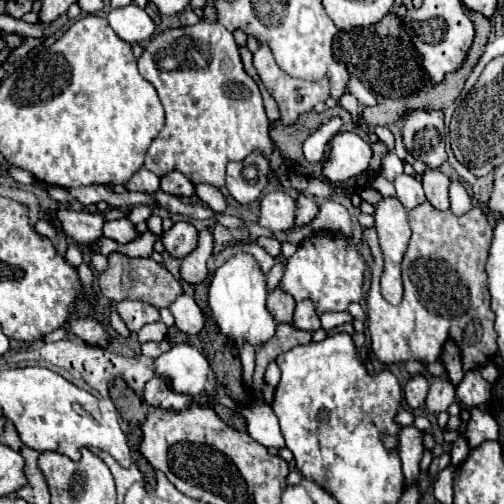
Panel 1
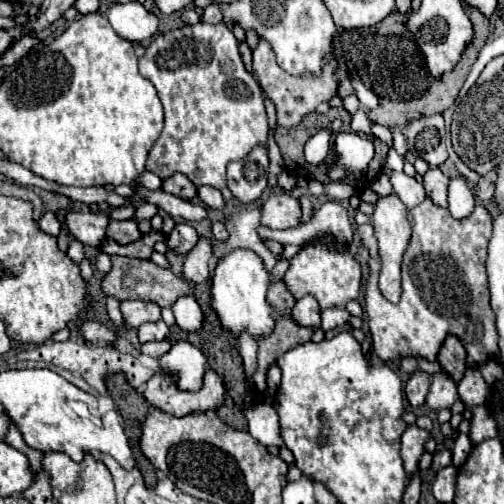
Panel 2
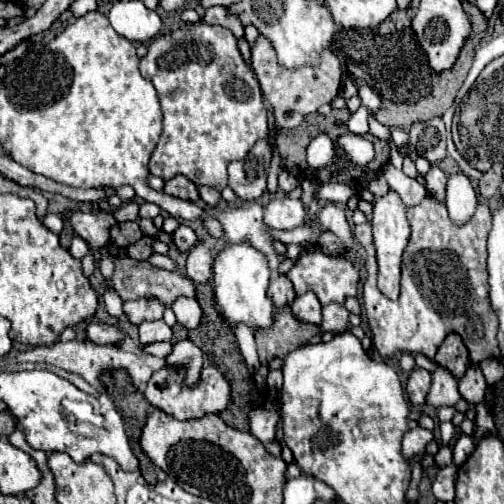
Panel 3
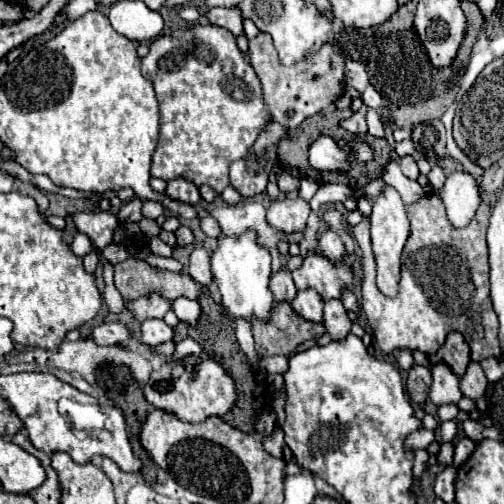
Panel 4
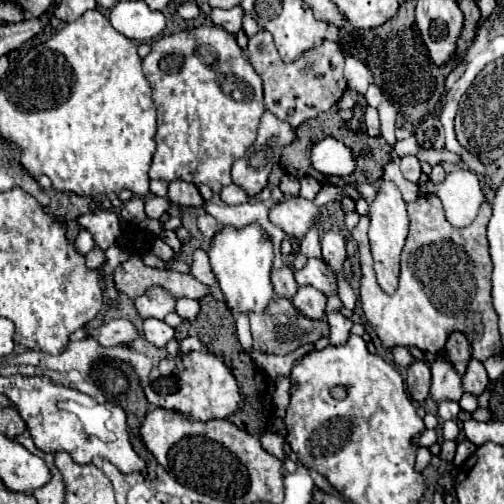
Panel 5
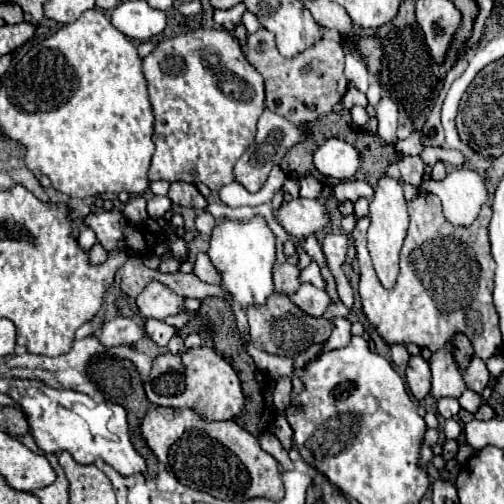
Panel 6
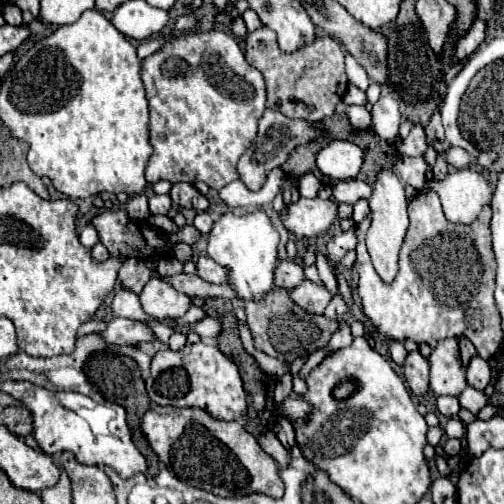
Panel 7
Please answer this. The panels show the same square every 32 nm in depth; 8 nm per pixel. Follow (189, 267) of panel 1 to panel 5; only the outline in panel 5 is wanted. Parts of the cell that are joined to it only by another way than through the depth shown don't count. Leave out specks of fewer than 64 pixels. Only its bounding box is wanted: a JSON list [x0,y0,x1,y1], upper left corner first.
[190,248,216,284]

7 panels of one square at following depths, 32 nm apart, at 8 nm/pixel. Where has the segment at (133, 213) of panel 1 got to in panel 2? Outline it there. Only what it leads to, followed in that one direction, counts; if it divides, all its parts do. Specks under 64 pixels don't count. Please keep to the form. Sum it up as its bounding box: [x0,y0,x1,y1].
[134,202,158,222]

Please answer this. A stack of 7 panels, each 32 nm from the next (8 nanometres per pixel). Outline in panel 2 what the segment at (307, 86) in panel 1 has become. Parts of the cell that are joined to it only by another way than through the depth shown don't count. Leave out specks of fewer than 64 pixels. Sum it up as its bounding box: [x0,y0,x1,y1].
[254,40,336,128]

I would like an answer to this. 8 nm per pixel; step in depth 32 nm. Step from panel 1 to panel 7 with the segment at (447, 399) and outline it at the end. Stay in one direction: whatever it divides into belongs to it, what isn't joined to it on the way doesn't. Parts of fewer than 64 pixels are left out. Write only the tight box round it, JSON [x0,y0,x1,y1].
[430,338,466,396]

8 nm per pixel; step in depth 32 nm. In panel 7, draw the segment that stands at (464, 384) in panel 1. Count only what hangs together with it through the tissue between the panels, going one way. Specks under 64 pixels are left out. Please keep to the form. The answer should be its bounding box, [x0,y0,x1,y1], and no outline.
[466,356,490,390]

